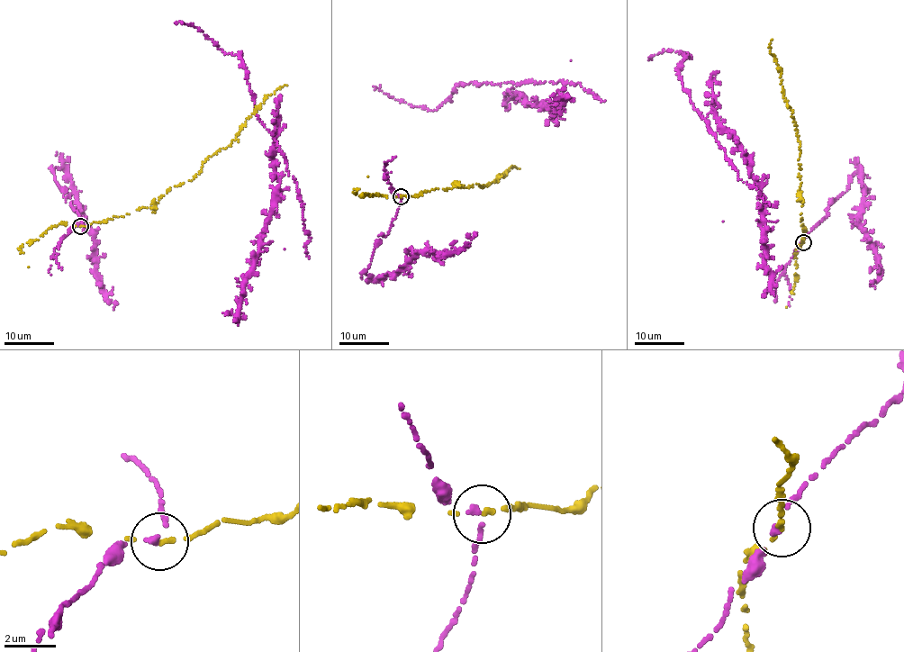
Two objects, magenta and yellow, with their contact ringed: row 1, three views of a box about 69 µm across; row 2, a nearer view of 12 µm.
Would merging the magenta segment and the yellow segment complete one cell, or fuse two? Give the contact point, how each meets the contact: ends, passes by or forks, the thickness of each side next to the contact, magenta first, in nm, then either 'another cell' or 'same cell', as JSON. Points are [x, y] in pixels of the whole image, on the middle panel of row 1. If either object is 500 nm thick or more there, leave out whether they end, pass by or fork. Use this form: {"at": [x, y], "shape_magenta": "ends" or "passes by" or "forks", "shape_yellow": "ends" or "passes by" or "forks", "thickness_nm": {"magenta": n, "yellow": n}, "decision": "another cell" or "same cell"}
{"at": [401, 196], "shape_magenta": "passes by", "shape_yellow": "ends", "thickness_nm": {"magenta": 170, "yellow": 200}, "decision": "another cell"}

